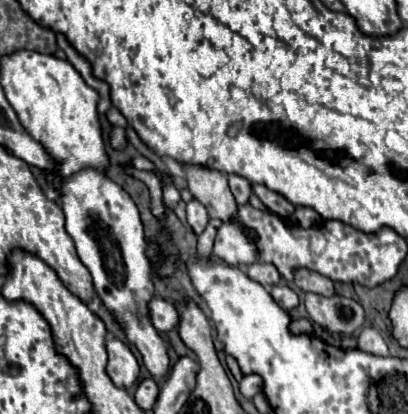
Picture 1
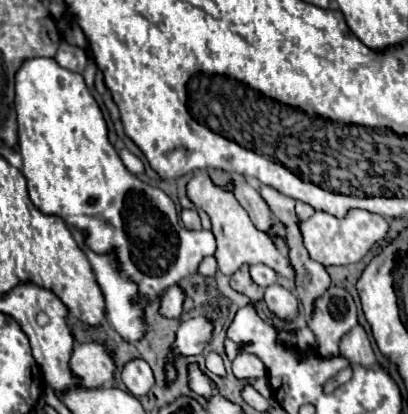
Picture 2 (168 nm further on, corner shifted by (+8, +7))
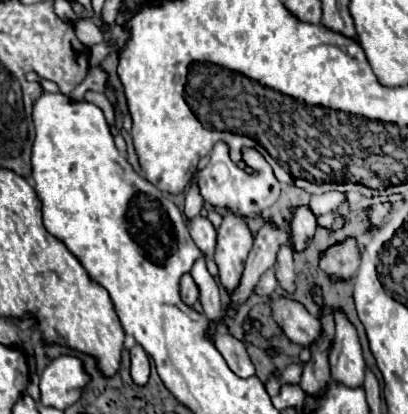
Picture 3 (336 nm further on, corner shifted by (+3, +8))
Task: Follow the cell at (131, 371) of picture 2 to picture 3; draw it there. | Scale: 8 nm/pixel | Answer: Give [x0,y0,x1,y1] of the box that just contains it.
[131,344,151,386]

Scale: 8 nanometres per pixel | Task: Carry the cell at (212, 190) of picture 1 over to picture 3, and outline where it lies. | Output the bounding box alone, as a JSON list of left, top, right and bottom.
[215,210,253,292]

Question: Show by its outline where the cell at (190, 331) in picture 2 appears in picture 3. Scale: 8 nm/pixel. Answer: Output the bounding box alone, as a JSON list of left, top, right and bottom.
[229,224,289,308]

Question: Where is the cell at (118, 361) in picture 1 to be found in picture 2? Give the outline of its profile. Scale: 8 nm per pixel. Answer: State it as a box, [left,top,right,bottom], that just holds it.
[72,343,114,389]

